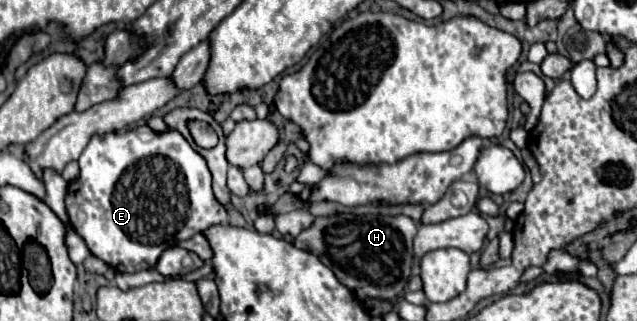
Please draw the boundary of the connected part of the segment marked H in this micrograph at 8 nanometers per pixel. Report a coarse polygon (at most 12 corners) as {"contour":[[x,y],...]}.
{"contour":[[405,214],[319,216],[295,246],[359,298],[395,300],[413,264]]}

